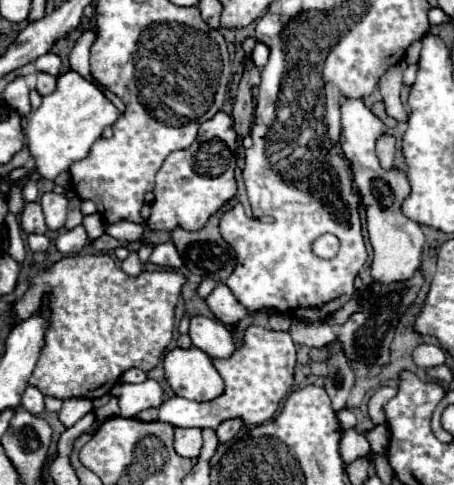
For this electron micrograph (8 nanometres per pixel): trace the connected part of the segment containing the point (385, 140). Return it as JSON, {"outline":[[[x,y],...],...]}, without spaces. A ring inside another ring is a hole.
{"outline":[[[381,136],[377,140],[377,158],[383,170],[389,170],[393,166],[393,156],[395,156],[395,138]]]}

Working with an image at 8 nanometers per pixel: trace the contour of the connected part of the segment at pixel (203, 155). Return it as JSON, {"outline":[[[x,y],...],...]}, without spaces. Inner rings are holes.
{"outline":[[[217,112],[209,122],[201,124],[199,136],[195,140],[195,152],[185,154],[185,152],[173,152],[157,172],[155,180],[155,200],[151,204],[151,216],[147,224],[153,230],[173,230],[177,226],[185,230],[201,230],[209,216],[213,216],[229,198],[235,196],[237,192],[237,182],[235,182],[235,130],[233,130],[233,120],[225,112]]]}

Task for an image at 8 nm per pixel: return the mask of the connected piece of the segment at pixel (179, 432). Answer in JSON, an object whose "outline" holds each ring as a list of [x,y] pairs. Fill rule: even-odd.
{"outline":[[[175,428],[175,452],[183,458],[195,460],[199,456],[203,438],[199,428]]]}

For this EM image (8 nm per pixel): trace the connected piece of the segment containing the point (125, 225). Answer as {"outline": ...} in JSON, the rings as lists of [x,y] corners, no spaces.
{"outline":[[[121,220],[119,224],[107,224],[105,226],[105,234],[117,238],[117,240],[127,240],[127,242],[135,242],[141,240],[143,236],[143,226],[135,224],[135,222],[125,222]]]}

